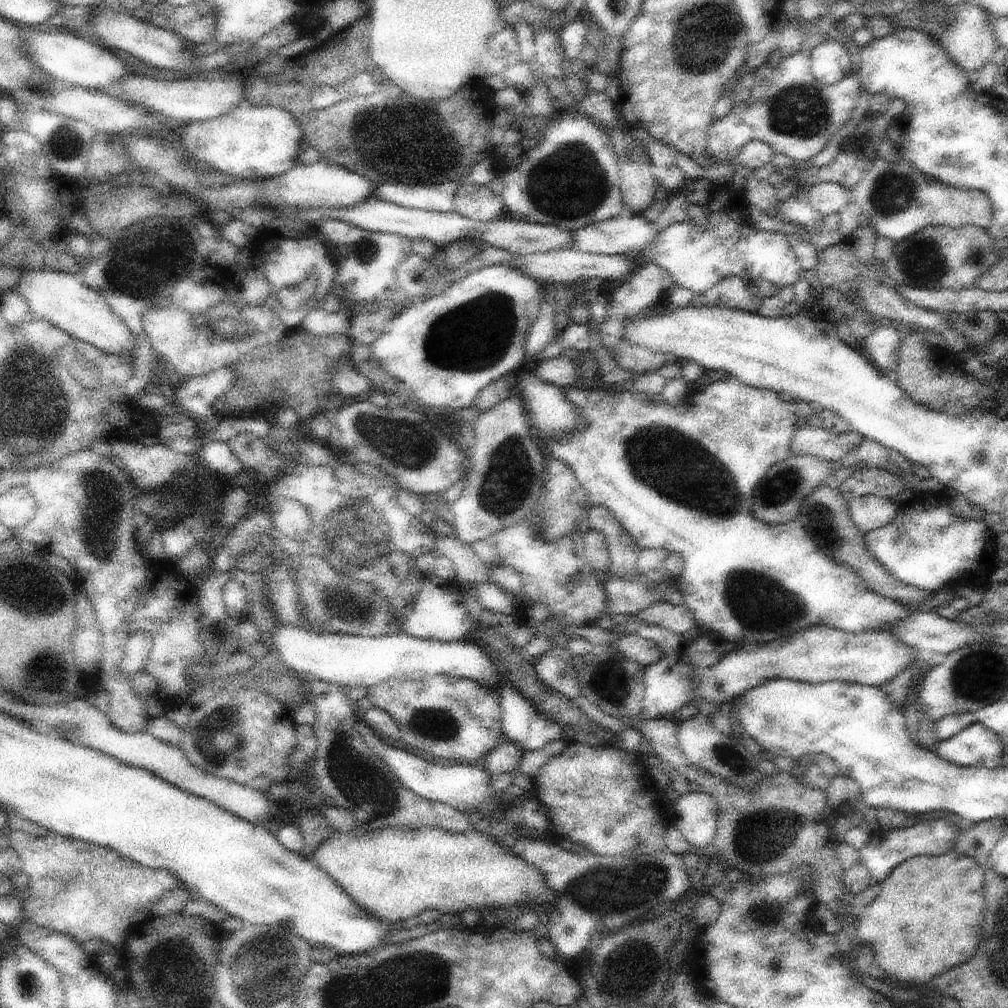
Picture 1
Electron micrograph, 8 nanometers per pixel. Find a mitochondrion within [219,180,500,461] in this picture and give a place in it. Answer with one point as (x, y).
(368, 249)

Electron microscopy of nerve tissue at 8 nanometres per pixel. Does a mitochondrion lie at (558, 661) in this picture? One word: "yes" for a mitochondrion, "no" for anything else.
no

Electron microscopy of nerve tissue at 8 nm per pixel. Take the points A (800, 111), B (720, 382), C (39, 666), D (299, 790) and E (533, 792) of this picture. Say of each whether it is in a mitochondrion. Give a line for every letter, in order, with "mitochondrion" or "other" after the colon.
A: mitochondrion
B: other
C: other
D: other
E: other

